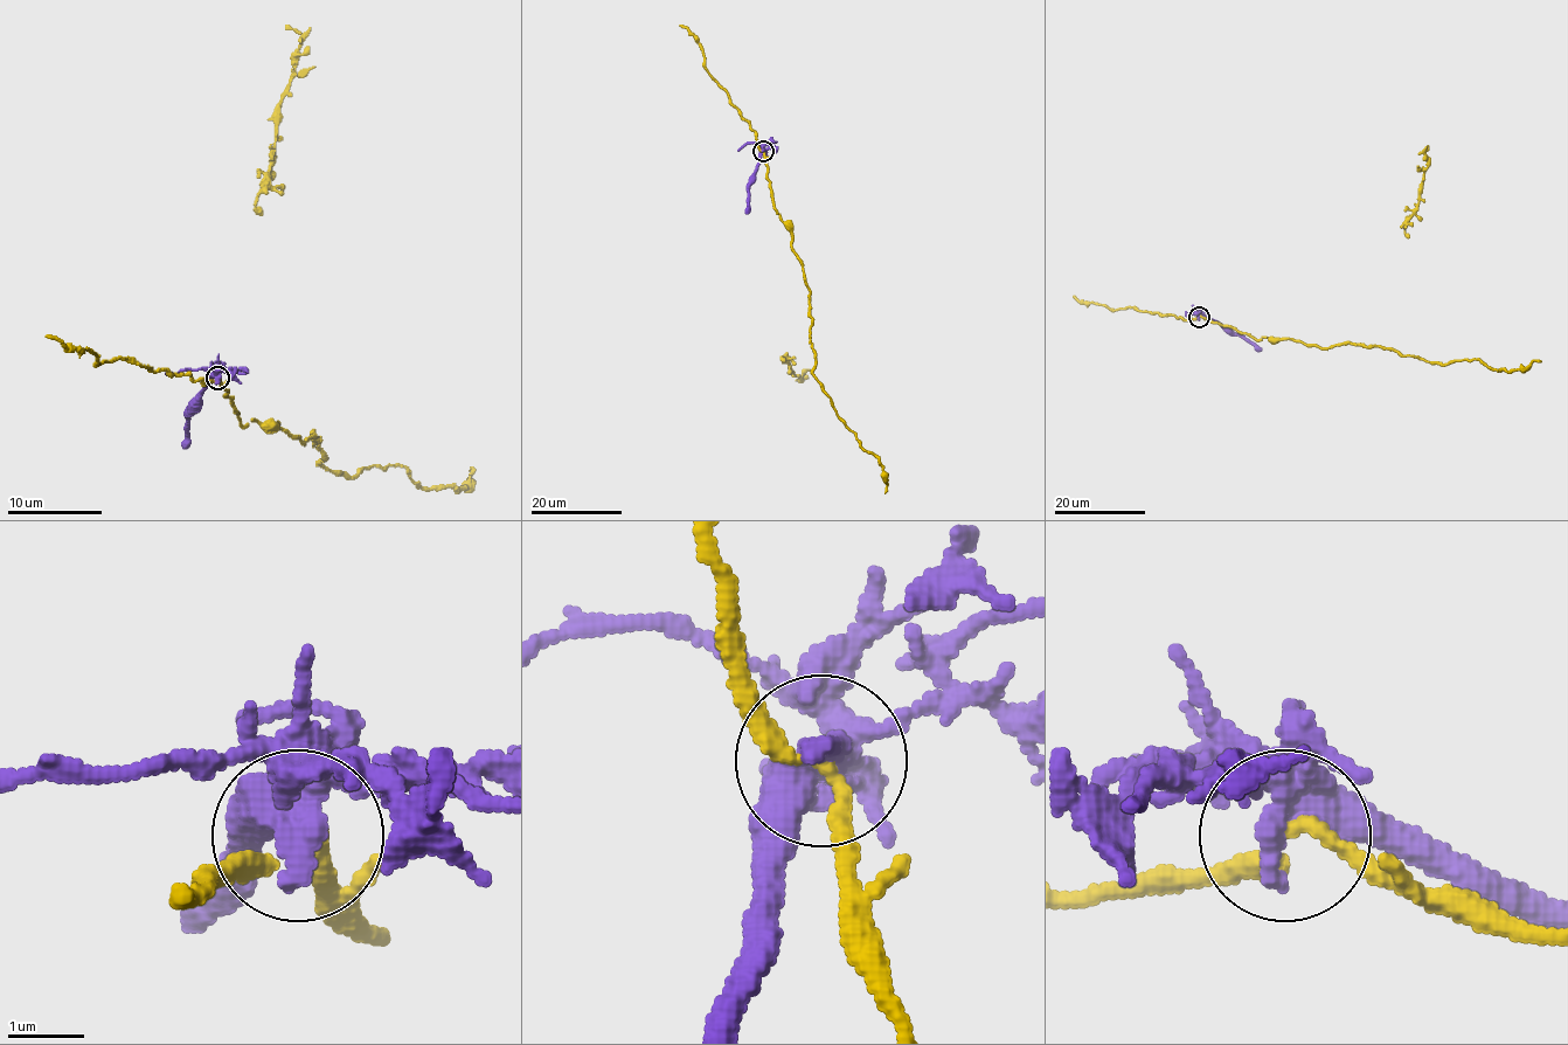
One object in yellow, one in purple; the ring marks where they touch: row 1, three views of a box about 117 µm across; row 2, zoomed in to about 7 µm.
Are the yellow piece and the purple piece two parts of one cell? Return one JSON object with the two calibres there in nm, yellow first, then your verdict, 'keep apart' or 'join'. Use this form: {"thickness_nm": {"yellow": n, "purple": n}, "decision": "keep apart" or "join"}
{"thickness_nm": {"yellow": 170, "purple": 380}, "decision": "keep apart"}

